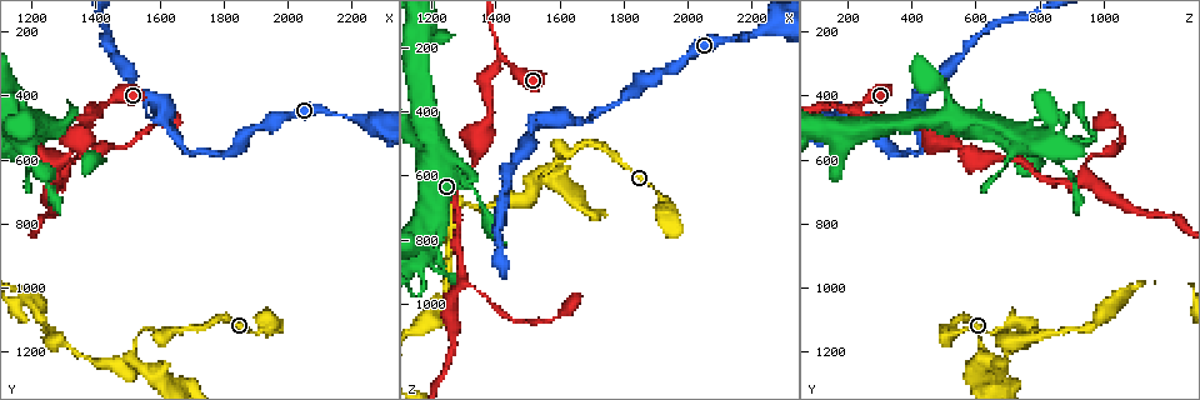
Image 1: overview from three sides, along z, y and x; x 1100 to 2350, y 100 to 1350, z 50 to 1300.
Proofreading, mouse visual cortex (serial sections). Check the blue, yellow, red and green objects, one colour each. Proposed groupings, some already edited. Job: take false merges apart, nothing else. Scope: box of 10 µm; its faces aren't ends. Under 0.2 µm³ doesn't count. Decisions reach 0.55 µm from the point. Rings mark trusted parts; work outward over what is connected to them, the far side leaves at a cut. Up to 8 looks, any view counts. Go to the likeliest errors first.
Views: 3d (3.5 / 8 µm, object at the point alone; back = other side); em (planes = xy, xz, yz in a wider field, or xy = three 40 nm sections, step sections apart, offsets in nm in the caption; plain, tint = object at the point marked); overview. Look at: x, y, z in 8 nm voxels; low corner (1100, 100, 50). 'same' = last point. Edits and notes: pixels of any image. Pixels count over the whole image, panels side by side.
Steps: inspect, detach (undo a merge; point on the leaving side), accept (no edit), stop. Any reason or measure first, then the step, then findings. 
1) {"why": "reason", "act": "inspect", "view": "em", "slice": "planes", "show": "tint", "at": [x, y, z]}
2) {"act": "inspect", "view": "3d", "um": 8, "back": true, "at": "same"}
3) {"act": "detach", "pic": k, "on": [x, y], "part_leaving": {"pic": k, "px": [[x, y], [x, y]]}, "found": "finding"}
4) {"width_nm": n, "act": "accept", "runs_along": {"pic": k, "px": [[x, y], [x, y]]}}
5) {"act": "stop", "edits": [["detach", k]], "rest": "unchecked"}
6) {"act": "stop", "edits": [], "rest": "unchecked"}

{"why": "sharp bend", "act": "inspect", "view": "3d", "um": 3.5, "at": [1420, 430, 240]}

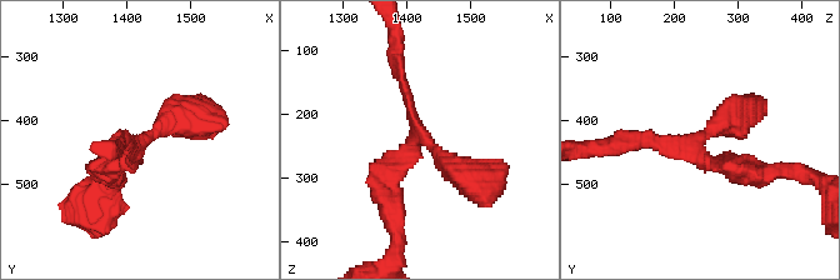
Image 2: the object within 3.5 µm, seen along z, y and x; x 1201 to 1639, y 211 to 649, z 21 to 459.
{"act": "inspect", "view": "em", "slice": "planes", "show": "plain", "at": [1425, 435, 230]}

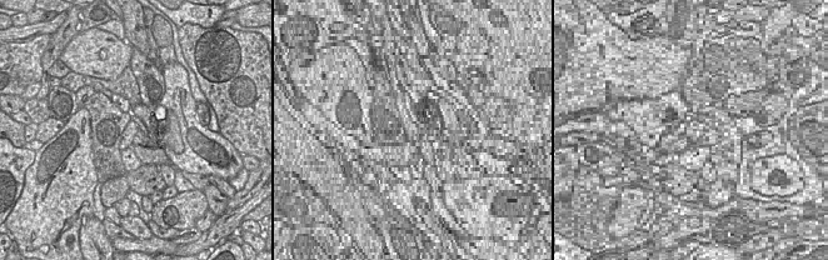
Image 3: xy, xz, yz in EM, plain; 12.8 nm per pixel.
{"act": "inspect", "view": "em", "slice": "planes", "show": "tint", "at": "same"}

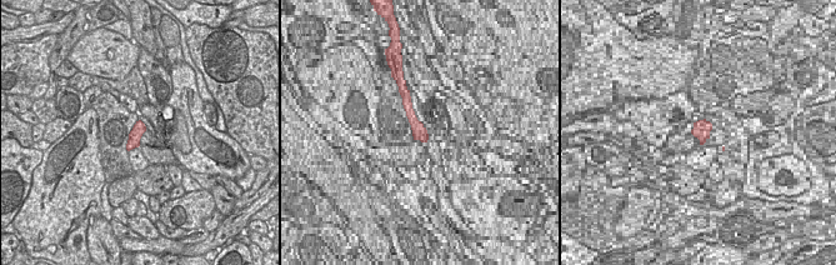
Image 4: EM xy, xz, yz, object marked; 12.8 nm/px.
{"width_nm": 160, "act": "accept", "runs_along": {"pic": 2, "px": [[201, 119], [159, 126], [114, 173]]}, "found": "one cell here"}

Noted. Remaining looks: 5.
{"why": "side arm on a straight run", "act": "inspect", "view": "3d", "um": 3.5, "at": [1520, 1200, 640]}

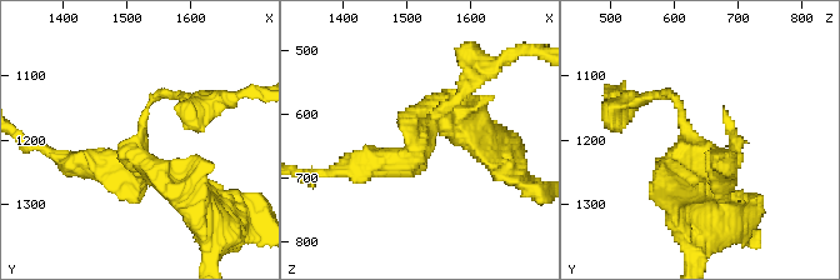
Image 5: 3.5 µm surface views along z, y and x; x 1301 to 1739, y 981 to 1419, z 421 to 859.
{"arm_widths_nm": [150, 300, 350], "act": "accept", "runs_along": {"pic": 5, "px": [[460, 93], [403, 164], [364, 166]]}, "found": "continuous, no second cell"}

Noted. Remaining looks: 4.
{"why": "a narrow waist", "act": "inspect", "view": "3d", "um": 3.5, "at": [1910, 490, 280]}

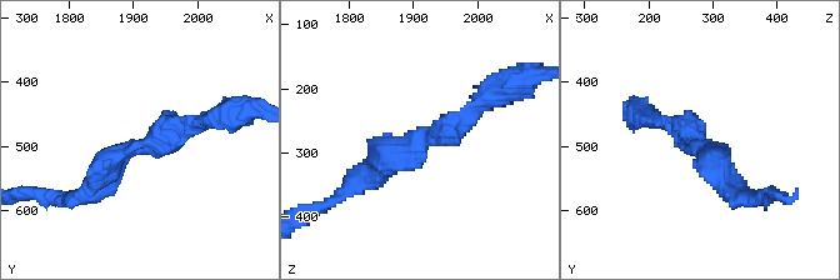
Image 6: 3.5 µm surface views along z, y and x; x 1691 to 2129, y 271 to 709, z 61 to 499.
{"act": "accept", "runs_along": {"pic": 6, "px": [[483, 100], [364, 176]]}, "found": "continuous, no second cell"}

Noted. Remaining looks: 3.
{"why": "sudden change in width", "act": "inspect", "view": "3d", "um": 8, "back": true, "at": [1670, 570, 440]}

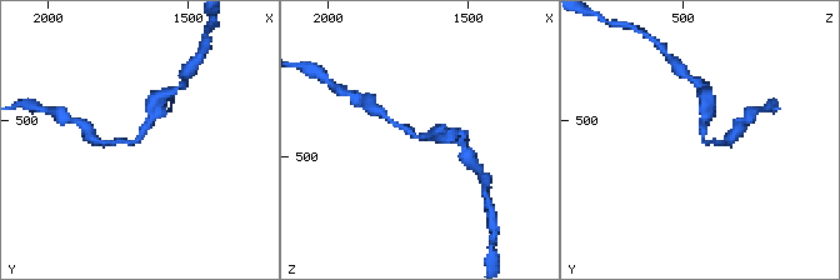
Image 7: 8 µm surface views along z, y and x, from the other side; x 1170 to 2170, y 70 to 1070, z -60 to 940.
{"arm_widths_nm": [150, 200], "why": "need the tissue", "act": "inspect", "view": "em", "slice": "xy", "step": 2, "show": "tint", "at": "same"}

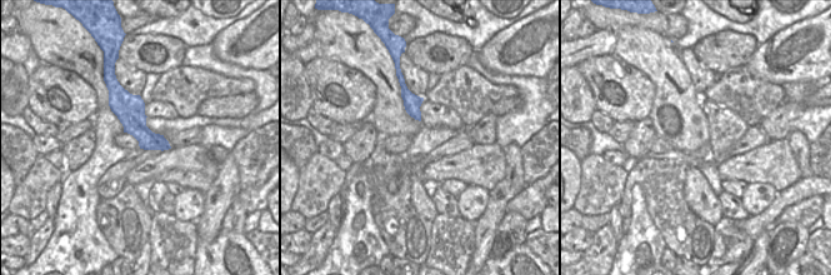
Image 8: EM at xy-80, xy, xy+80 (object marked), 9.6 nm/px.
{"act": "accept", "runs_along": {"pic": 7, "px": [[109, 143], [139, 140], [153, 106]]}, "found": "one cell here"}

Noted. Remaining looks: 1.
{"act": "stop", "edits": [], "rest": "unchecked"}

